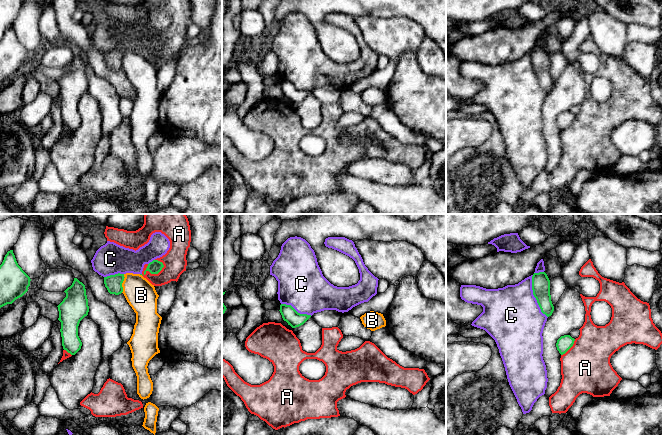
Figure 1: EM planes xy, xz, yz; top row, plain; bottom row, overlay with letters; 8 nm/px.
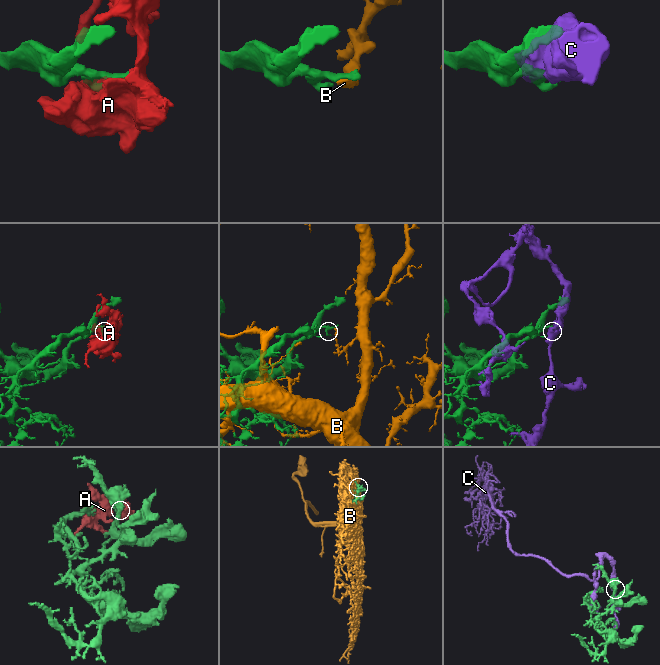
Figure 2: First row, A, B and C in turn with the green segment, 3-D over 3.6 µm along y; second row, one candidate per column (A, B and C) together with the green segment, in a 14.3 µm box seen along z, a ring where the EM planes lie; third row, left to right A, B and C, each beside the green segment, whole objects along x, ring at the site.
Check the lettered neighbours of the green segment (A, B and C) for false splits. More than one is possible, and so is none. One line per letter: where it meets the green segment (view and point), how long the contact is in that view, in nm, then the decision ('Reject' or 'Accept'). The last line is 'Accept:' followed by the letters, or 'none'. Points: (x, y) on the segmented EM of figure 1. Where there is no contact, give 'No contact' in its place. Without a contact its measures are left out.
A: Touches green at xy (153, 273). Shared border 200 nm. Accept
B: Touches green at xy (122, 282). Shared border 150 nm. Reject
C: Touches green at yz (534, 296). Shared border 360 nm. Reject
Accept: A

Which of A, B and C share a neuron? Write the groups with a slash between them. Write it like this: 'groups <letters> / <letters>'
groups A / B / C

